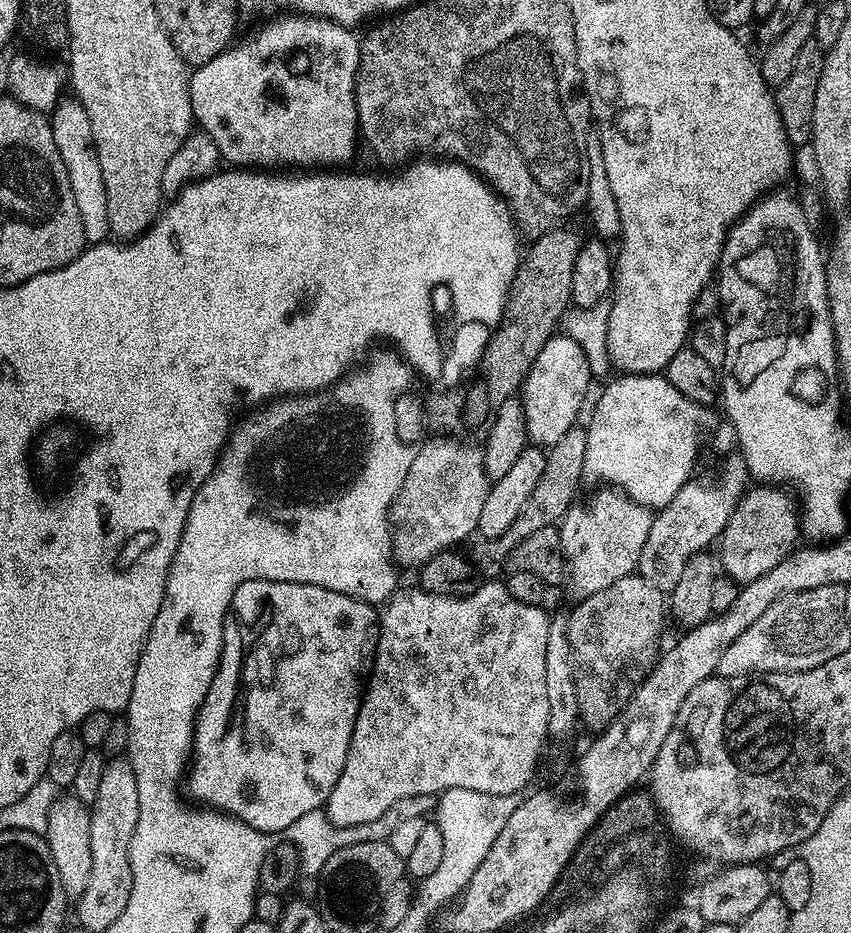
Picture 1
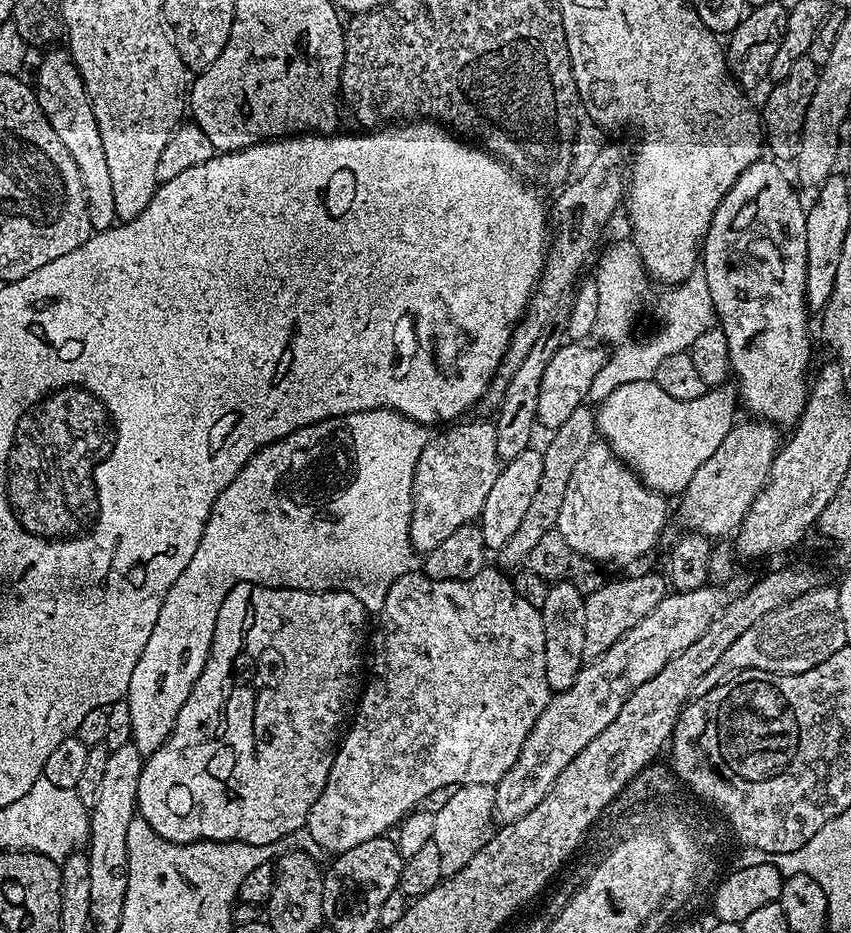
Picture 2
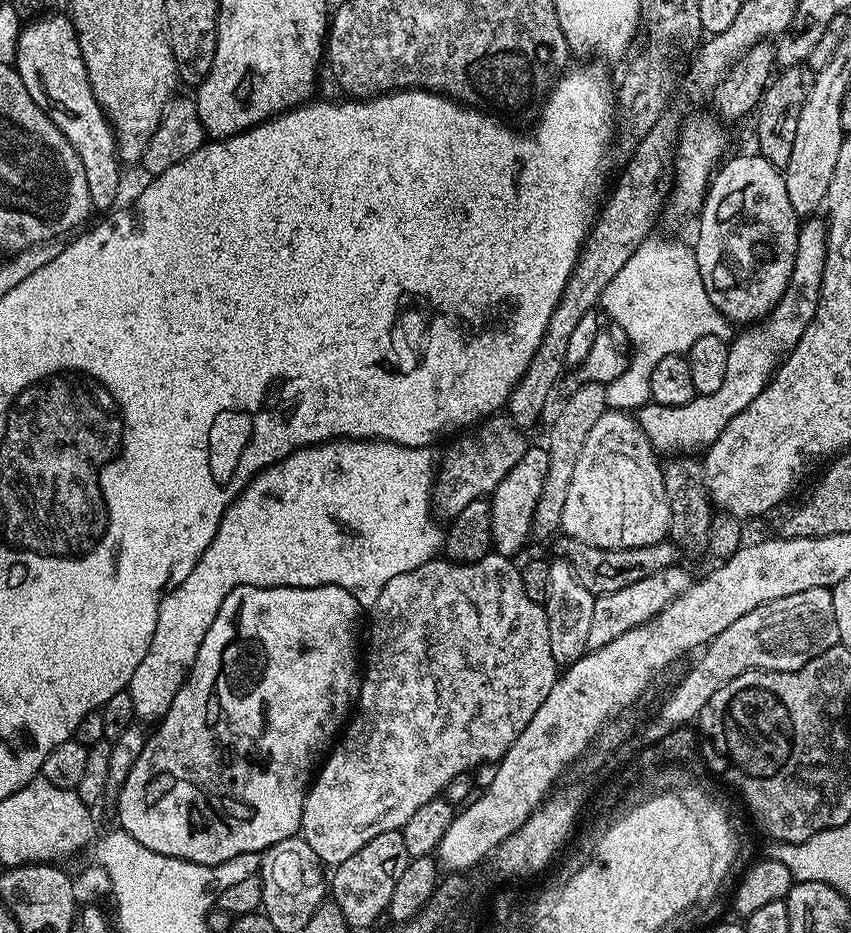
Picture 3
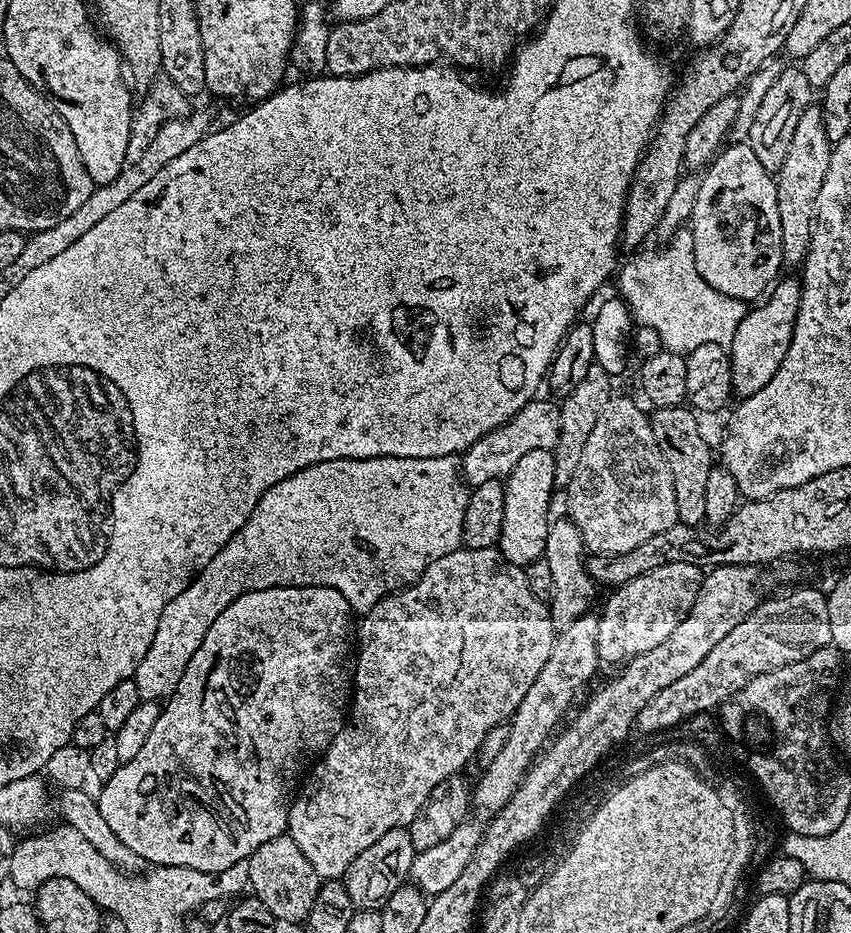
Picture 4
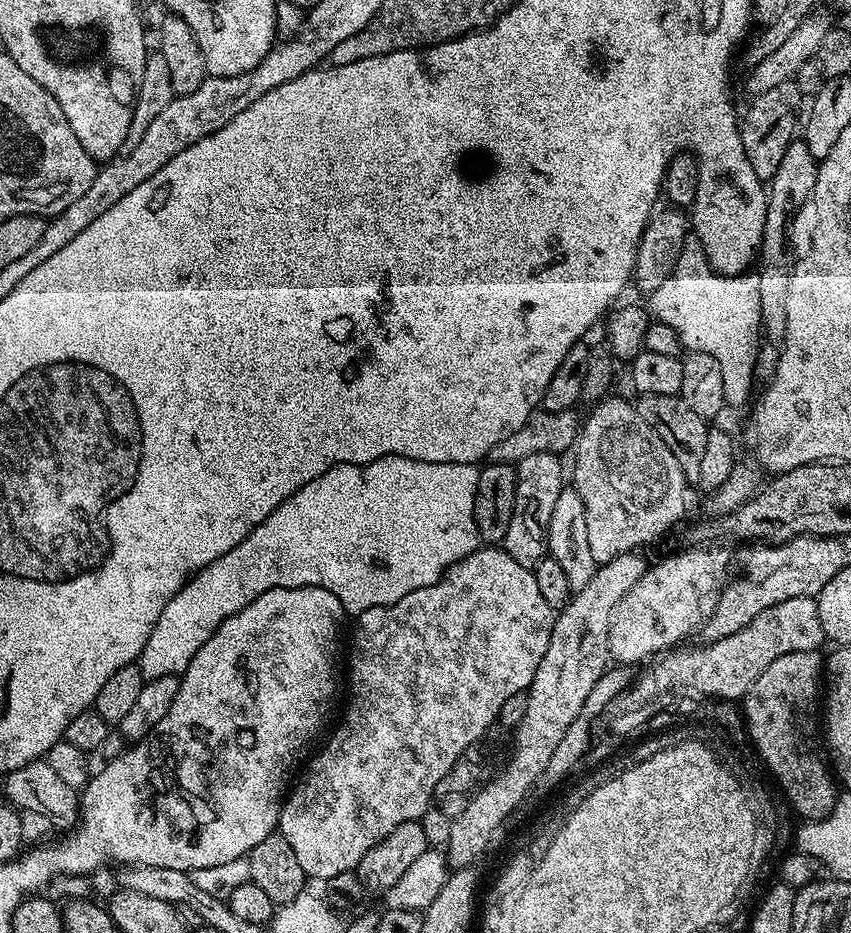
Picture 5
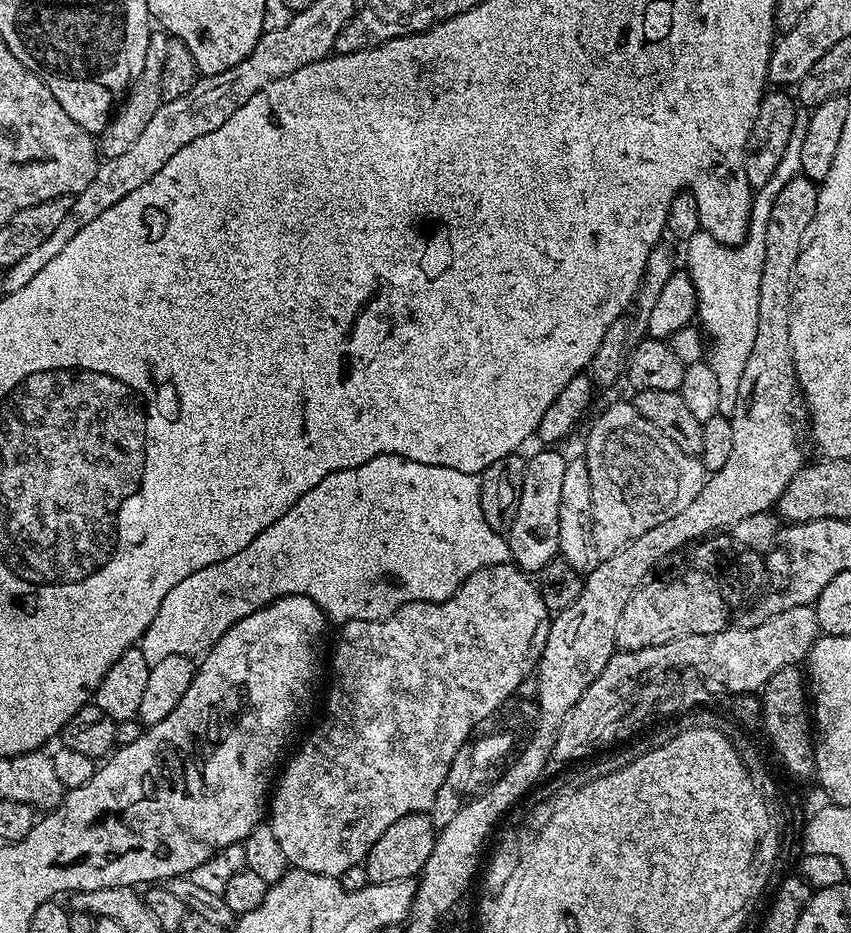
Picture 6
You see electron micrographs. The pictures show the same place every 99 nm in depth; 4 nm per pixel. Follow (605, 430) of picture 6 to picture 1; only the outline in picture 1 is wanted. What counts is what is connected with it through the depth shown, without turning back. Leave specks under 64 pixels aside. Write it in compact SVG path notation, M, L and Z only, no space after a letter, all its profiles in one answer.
M600 486L597 489L585 504L573 503L558 525L566 565L566 588L572 591L573 601L576 602L590 594L598 594L598 590L606 590L606 586L618 582L618 578L626 578L637 571L642 545L646 542L646 534L650 534L654 515L653 509L634 502L619 488Z

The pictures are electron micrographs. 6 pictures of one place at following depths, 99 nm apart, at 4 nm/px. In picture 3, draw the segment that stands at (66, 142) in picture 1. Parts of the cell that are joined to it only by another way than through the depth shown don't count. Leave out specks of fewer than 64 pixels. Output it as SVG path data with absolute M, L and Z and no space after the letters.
M56 14L29 19L21 27L14 67L26 90L30 90L30 98L42 106L54 126L62 130L66 142L74 146L82 162L82 170L86 170L86 186L90 190L92 207L97 213L104 214L117 203L116 195L120 192L122 164L116 155L118 141L112 133L108 116L94 98L71 19L64 14L52 15Z

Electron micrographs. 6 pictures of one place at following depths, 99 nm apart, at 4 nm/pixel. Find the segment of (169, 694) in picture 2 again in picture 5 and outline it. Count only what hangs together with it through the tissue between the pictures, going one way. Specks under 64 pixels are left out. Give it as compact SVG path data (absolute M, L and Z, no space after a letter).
M383 456L369 464L336 464L330 470L318 474L314 482L306 482L306 486L302 486L293 496L286 498L257 528L248 533L241 544L234 546L234 550L201 568L182 590L178 590L178 594L174 594L174 598L170 598L170 602L166 602L166 610L158 614L158 622L154 622L154 630L150 630L150 638L140 655L138 661L140 672L145 680L180 676L190 666L194 654L198 654L198 650L202 650L204 643L215 634L218 626L222 626L222 622L226 622L228 616L238 614L238 610L250 606L254 598L266 594L266 590L275 588L330 590L330 594L334 594L334 598L338 598L338 602L344 607L345 613L359 614L371 608L385 608L388 604L398 602L398 598L406 598L406 594L414 594L414 590L422 590L422 586L434 586L434 582L442 579L450 566L454 566L459 560L481 547L482 541L474 522L474 494L478 490L479 477L480 468L476 464L435 464L418 462L405 456Z

